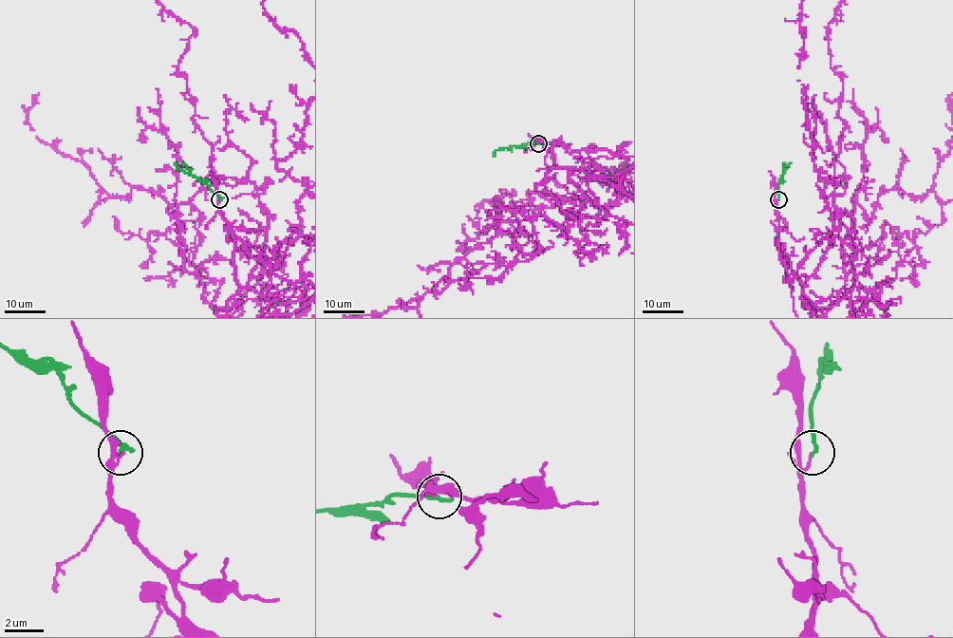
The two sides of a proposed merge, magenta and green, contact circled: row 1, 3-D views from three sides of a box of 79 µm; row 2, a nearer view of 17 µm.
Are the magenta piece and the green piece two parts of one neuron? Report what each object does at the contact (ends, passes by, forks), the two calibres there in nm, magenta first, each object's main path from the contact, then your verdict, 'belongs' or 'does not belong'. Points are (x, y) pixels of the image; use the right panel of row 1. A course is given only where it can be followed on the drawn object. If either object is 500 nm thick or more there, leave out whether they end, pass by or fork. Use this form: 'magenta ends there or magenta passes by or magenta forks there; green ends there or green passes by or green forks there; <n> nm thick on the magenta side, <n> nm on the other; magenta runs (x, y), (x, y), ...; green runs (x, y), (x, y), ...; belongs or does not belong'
magenta ends there; green ends there; 130 nm thick on the magenta side, 240 nm on the other; magenta runs (778, 199), (784, 279), (791, 281), (801, 309), (812, 272), (830, 253), (828, 237); green runs (778, 199), (783, 170), (791, 163); does not belong

